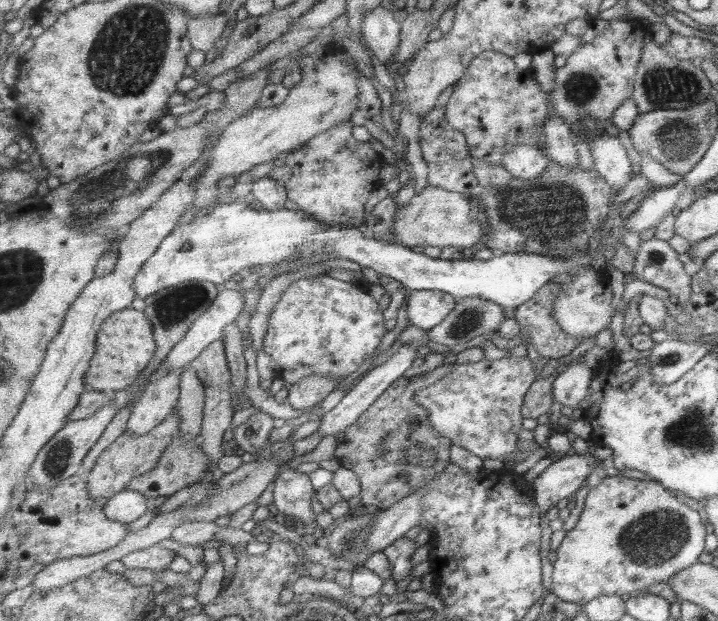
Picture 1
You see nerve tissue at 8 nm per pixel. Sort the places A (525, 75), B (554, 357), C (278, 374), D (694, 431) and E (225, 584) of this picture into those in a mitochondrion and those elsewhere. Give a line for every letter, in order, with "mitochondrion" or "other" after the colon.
A: other
B: other
C: other
D: mitochondrion
E: other

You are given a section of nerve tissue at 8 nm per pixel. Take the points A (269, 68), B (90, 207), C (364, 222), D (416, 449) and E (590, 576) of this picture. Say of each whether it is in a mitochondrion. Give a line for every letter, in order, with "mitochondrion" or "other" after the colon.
A: other
B: mitochondrion
C: other
D: mitochondrion
E: other

